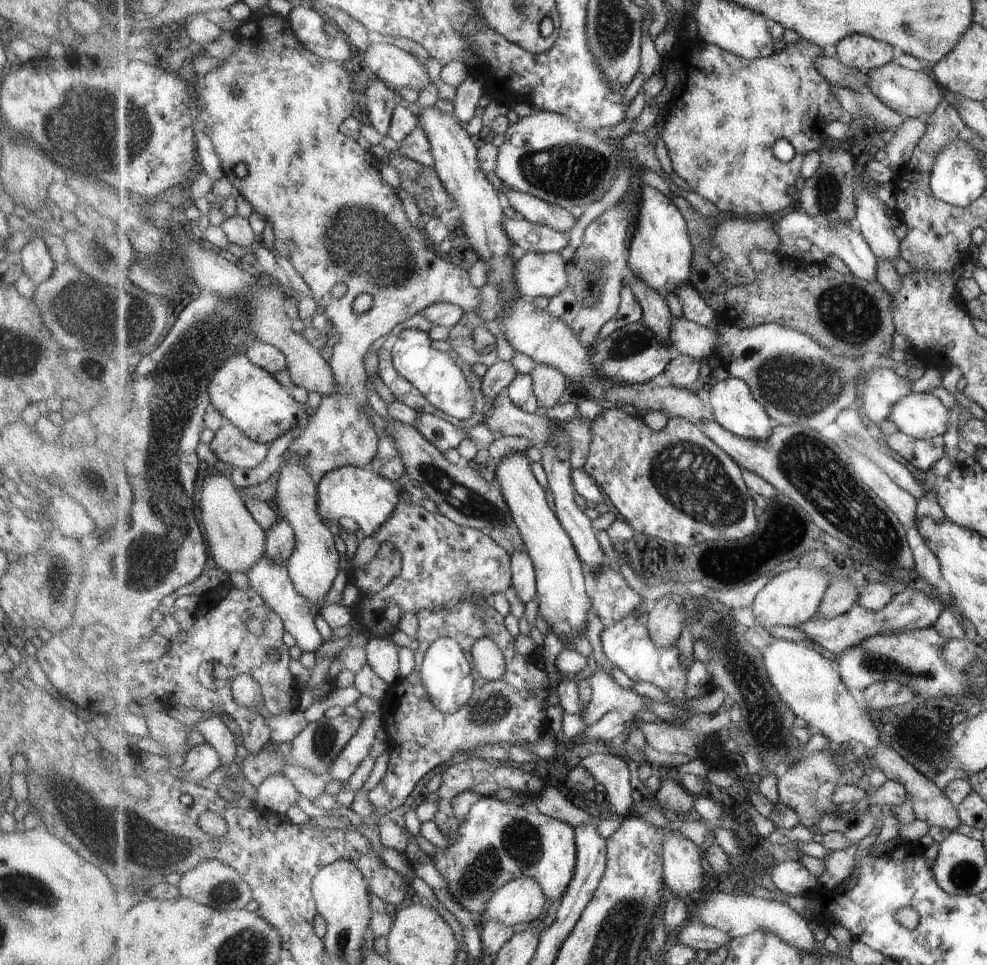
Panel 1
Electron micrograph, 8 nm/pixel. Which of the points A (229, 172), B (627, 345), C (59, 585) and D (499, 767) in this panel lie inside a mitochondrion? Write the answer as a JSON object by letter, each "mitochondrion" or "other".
{"A":"other","B":"mitochondrion","C":"mitochondrion","D":"other"}

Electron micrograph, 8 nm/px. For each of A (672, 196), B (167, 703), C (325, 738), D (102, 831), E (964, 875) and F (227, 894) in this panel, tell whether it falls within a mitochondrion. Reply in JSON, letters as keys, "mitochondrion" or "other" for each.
{"A":"other","B":"other","C":"mitochondrion","D":"mitochondrion","E":"mitochondrion","F":"mitochondrion"}

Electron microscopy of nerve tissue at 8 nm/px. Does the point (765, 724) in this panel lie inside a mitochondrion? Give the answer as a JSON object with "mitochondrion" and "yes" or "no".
{"mitochondrion":"yes"}

